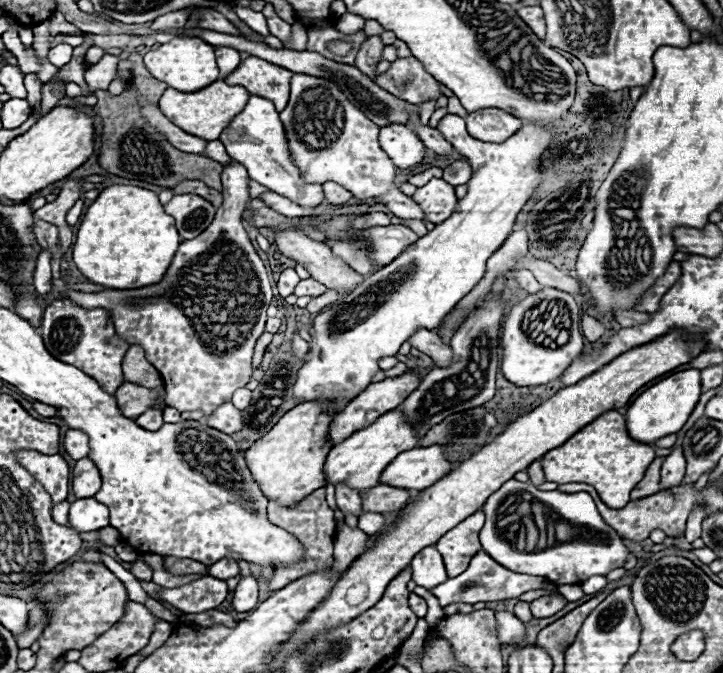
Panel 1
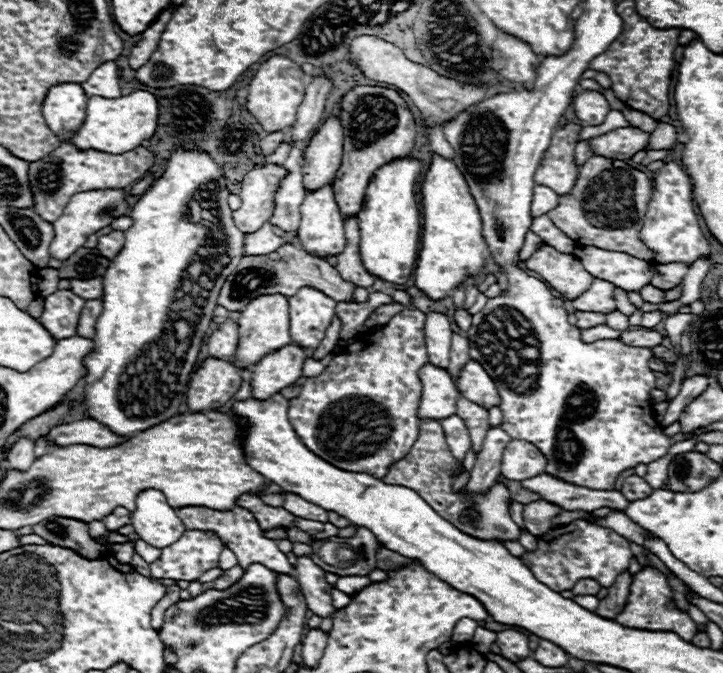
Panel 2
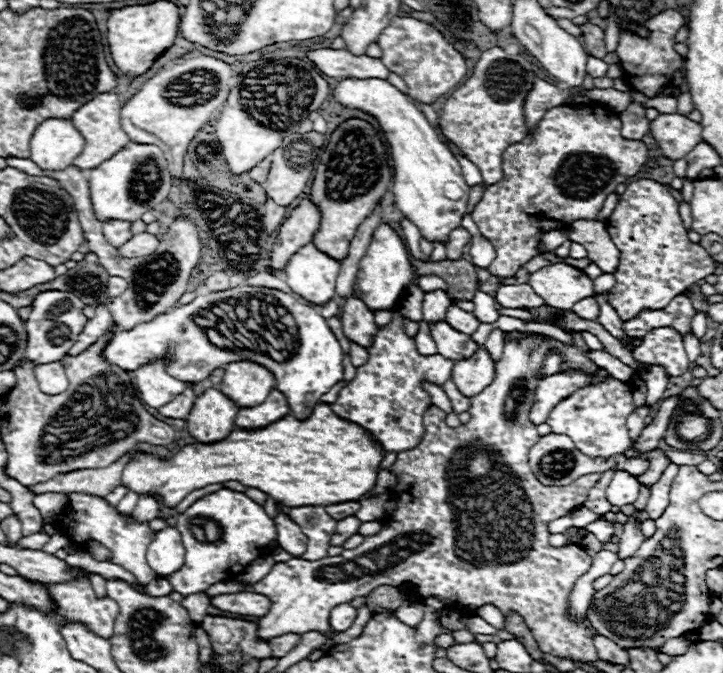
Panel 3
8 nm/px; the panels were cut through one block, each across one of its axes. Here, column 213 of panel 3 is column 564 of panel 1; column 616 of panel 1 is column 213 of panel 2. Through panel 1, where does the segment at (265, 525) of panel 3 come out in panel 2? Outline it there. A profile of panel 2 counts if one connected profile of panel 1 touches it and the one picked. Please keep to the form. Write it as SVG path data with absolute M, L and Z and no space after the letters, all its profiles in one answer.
M186 530L182 538L166 546L156 562L150 564L154 578L196 580L202 572L218 566L218 556L224 550L220 538L202 530Z

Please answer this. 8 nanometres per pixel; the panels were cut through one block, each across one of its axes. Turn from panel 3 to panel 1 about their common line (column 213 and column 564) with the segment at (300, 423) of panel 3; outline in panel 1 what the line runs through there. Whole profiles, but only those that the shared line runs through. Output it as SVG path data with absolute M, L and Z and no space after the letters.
M608 412L584 426L562 446L542 456L542 466L548 482L570 484L584 482L596 488L602 502L610 508L622 508L630 500L630 492L644 478L648 466L656 458L654 446L630 438L626 420L620 412Z

